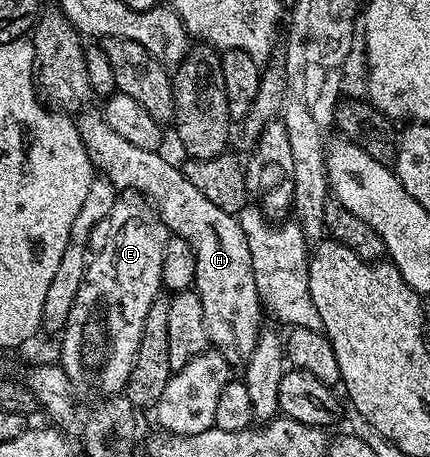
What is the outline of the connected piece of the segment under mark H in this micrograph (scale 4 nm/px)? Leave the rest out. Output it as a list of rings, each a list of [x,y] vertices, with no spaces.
[[[84,110],[78,113],[77,123],[81,142],[91,159],[91,167],[96,173],[101,174],[102,179],[115,185],[116,189],[136,188],[139,192],[144,192],[151,200],[159,203],[159,214],[161,223],[168,233],[185,238],[189,246],[193,246],[195,257],[197,258],[197,274],[195,275],[194,291],[199,293],[201,298],[201,310],[205,314],[205,330],[210,347],[219,352],[229,362],[246,362],[253,355],[255,347],[258,346],[261,329],[259,329],[259,312],[261,313],[261,301],[257,282],[253,274],[253,258],[249,254],[249,242],[245,238],[245,230],[241,230],[236,217],[225,214],[225,210],[220,210],[185,178],[182,167],[170,164],[165,157],[159,156],[158,151],[146,152],[133,142],[125,142],[113,126],[103,117],[102,111]]]

